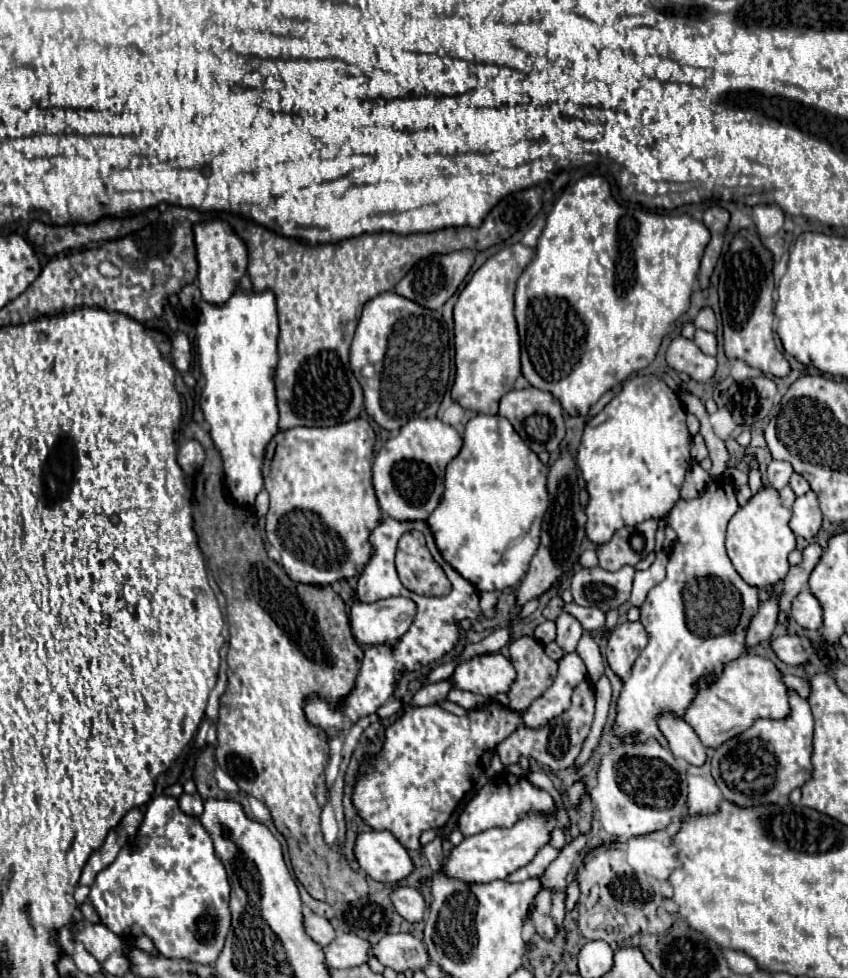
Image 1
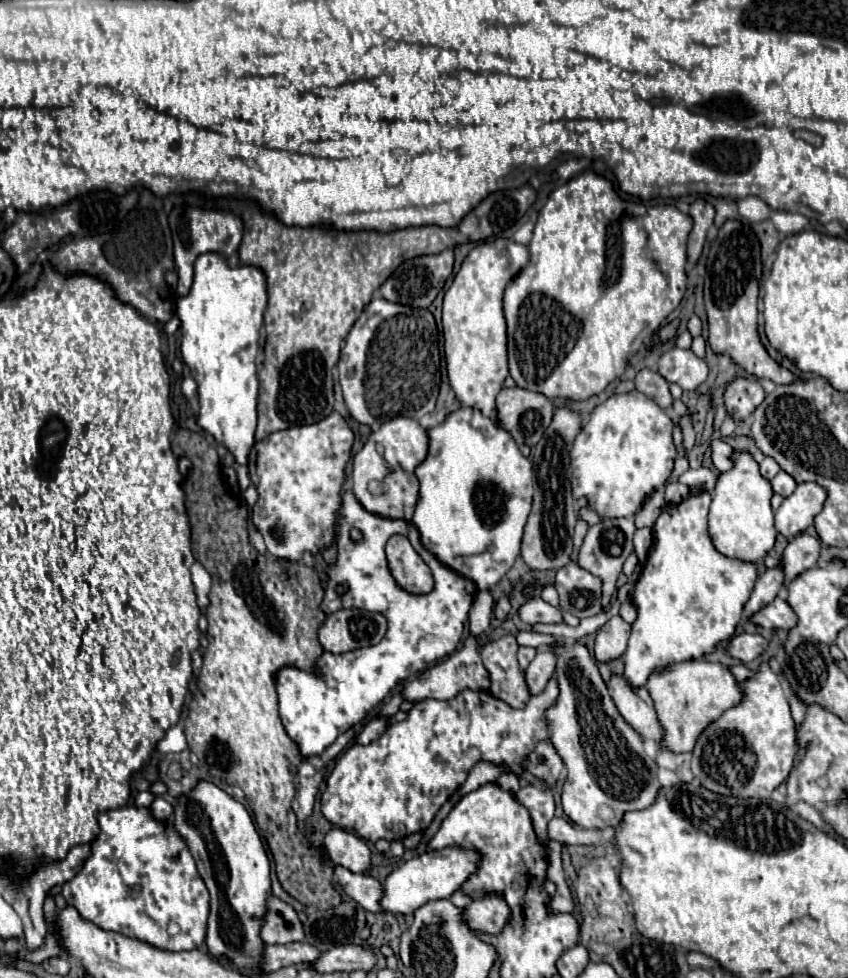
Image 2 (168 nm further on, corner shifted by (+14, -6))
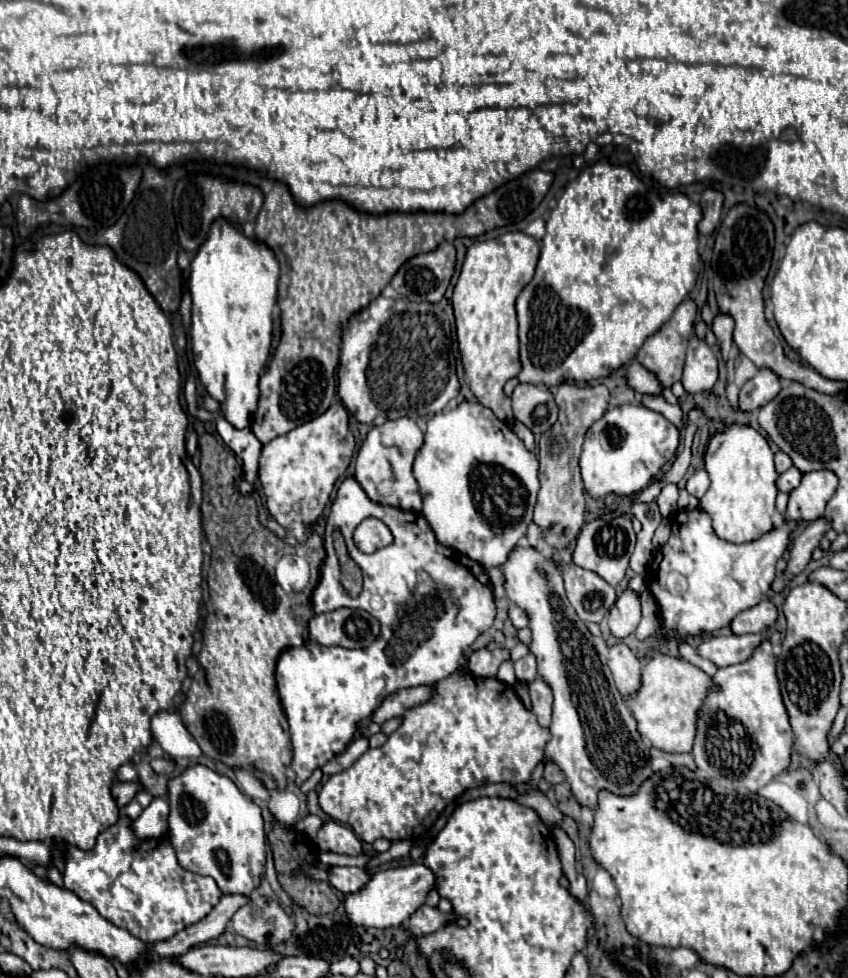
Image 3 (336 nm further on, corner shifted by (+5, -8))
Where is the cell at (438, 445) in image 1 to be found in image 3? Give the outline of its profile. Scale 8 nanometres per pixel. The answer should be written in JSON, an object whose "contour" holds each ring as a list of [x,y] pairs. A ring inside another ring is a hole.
{"contour":[[[409,417],[387,421],[379,427],[373,427],[357,453],[355,479],[367,493],[367,497],[379,505],[399,507],[403,511],[421,511],[421,495],[417,481],[413,477],[415,453],[423,445],[423,431]]]}

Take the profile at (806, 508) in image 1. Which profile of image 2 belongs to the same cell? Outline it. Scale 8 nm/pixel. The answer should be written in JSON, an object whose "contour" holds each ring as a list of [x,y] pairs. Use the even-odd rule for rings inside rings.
{"contour":[[[814,481],[798,483],[794,493],[788,495],[776,509],[774,527],[788,539],[800,535],[802,531],[806,531],[806,527],[812,525],[814,517],[822,511],[826,497],[828,493],[822,485]]]}

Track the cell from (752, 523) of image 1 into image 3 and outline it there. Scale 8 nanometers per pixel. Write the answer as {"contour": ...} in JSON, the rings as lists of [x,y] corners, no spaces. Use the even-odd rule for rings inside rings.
{"contour":[[[733,425],[713,435],[705,453],[705,469],[711,477],[711,487],[699,505],[711,515],[713,529],[723,541],[747,543],[773,529],[779,475],[773,465],[773,451],[761,433],[751,427]]]}

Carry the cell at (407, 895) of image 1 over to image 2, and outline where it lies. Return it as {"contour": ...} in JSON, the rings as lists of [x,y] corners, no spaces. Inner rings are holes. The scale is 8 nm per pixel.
{"contour":[[[340,865],[334,867],[334,879],[340,885],[340,889],[358,905],[372,913],[382,913],[382,909],[378,907],[378,899],[382,897],[380,881],[376,881],[368,873],[352,873]]]}

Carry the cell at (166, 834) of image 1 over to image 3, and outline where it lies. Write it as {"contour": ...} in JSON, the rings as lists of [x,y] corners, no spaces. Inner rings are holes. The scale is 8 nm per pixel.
{"contour":[[[127,815],[119,817],[115,825],[103,831],[89,851],[71,845],[59,847],[69,853],[63,871],[65,887],[91,903],[101,917],[127,929],[149,945],[167,941],[179,929],[201,921],[221,897],[221,891],[211,877],[191,873],[175,861],[175,849],[171,849],[167,835],[161,839],[139,839],[133,833],[133,819]]]}

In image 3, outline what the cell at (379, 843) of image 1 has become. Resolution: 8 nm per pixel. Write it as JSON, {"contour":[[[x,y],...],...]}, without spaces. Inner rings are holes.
{"contour":[[[327,821],[319,835],[317,835],[317,845],[321,851],[333,851],[333,853],[341,853],[341,855],[361,855],[363,847],[361,841],[357,839],[357,835],[353,835],[353,831],[337,821]]]}

